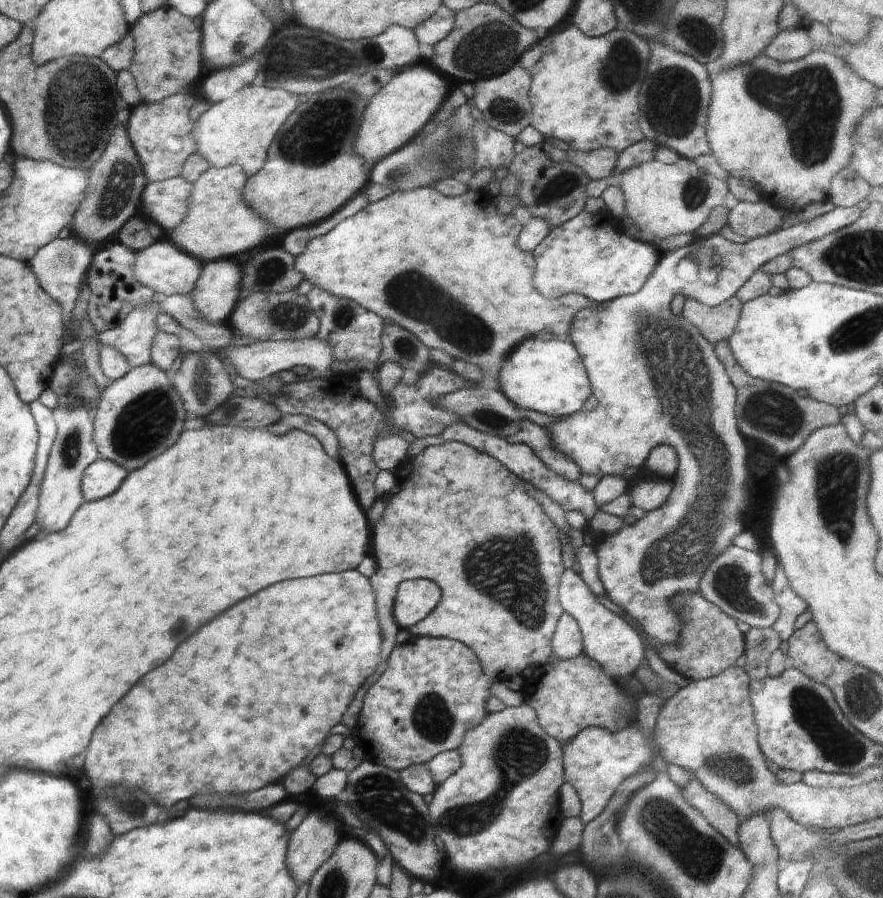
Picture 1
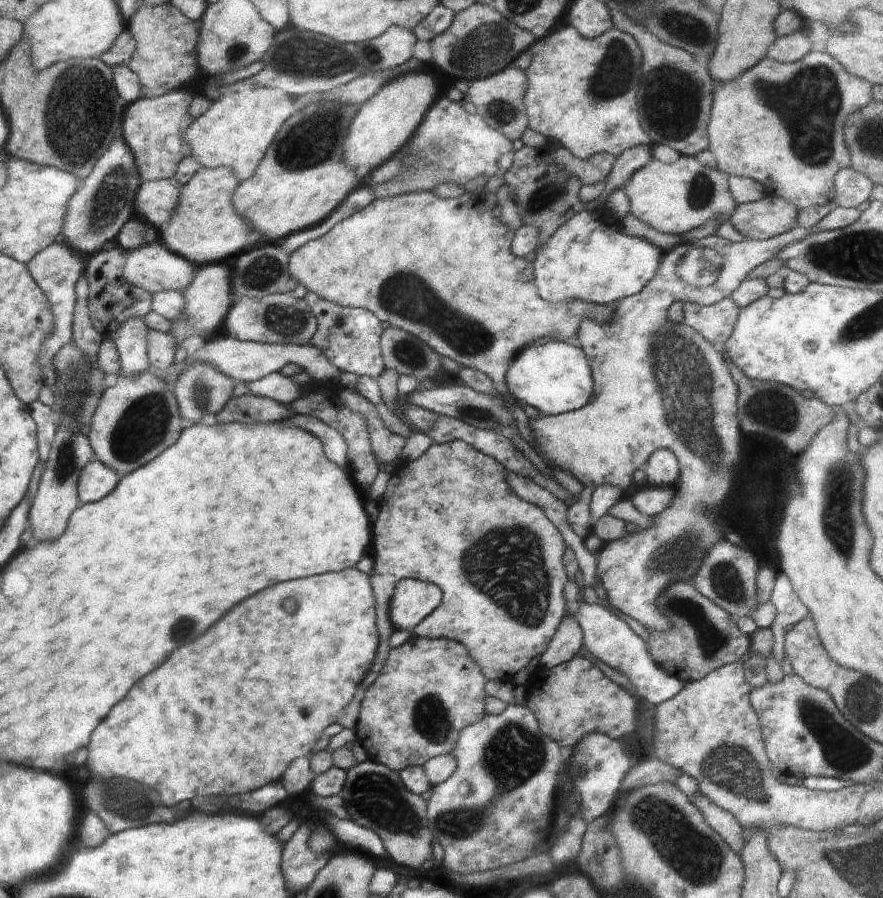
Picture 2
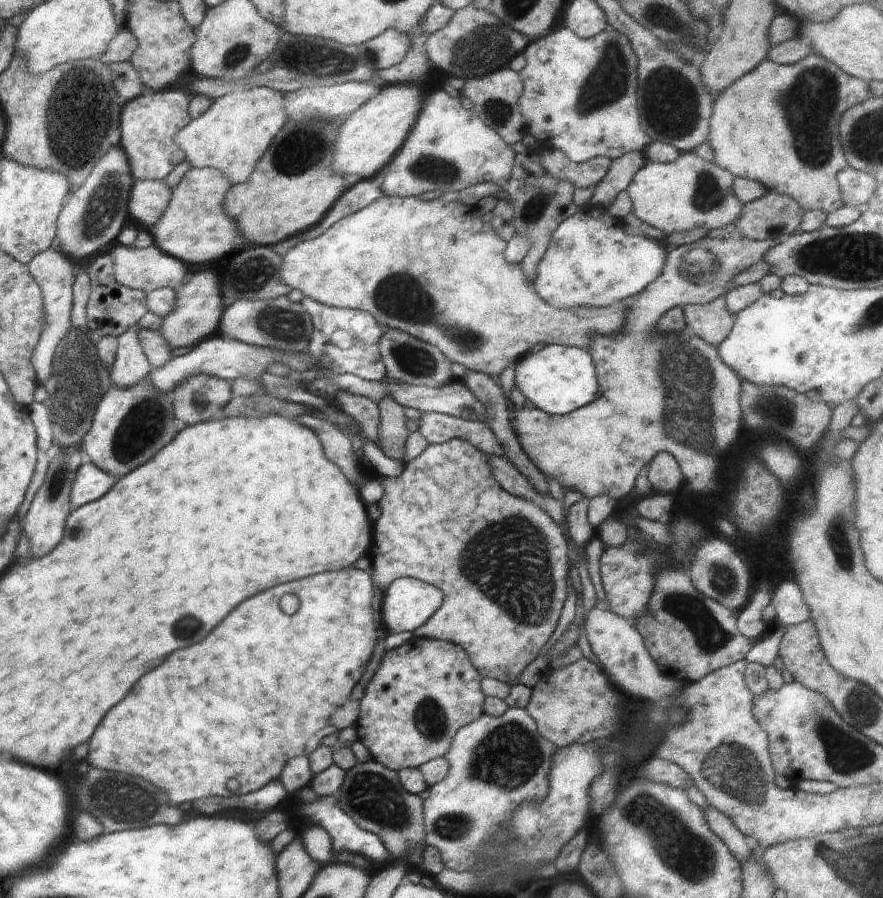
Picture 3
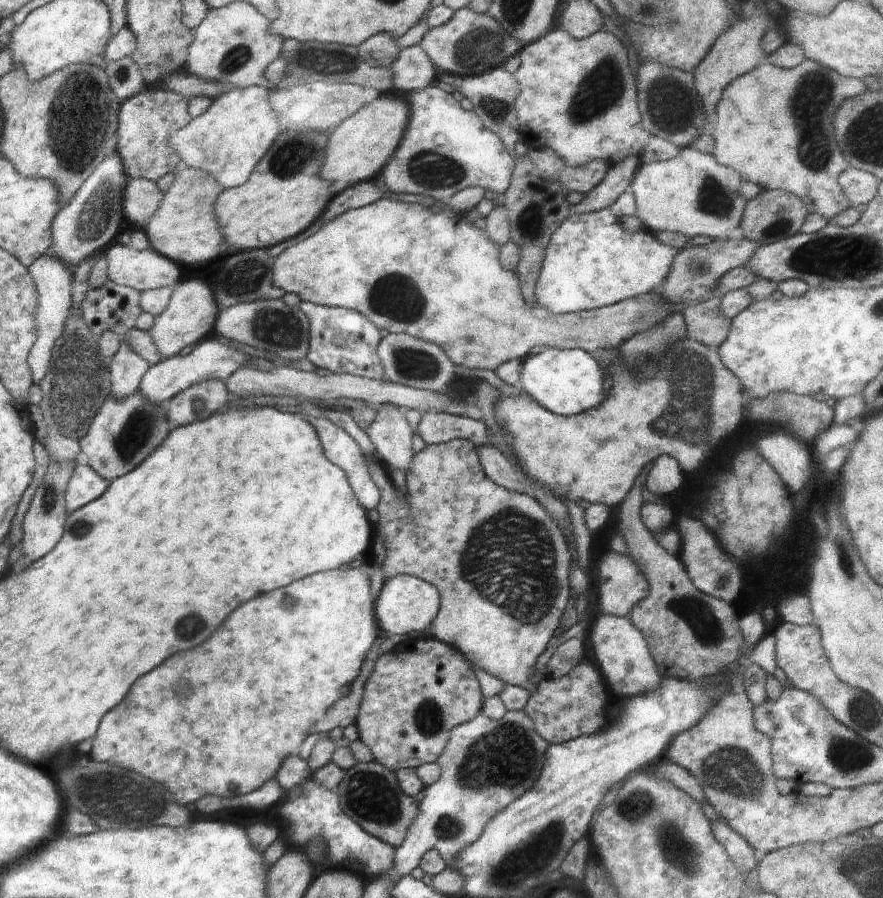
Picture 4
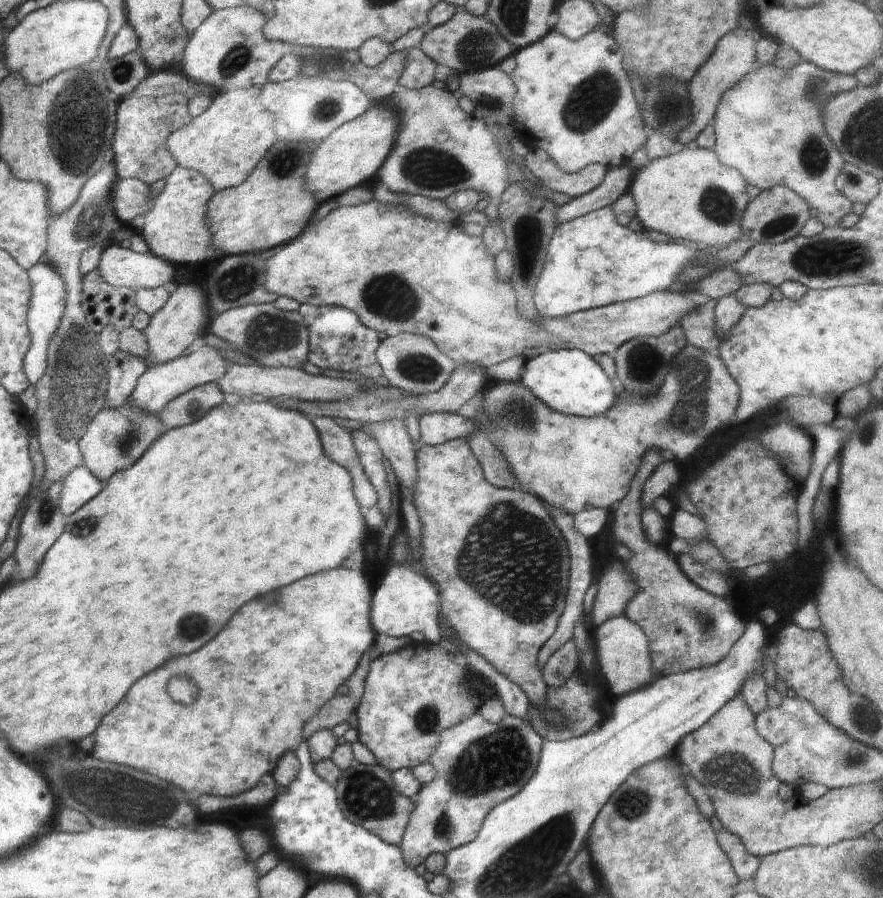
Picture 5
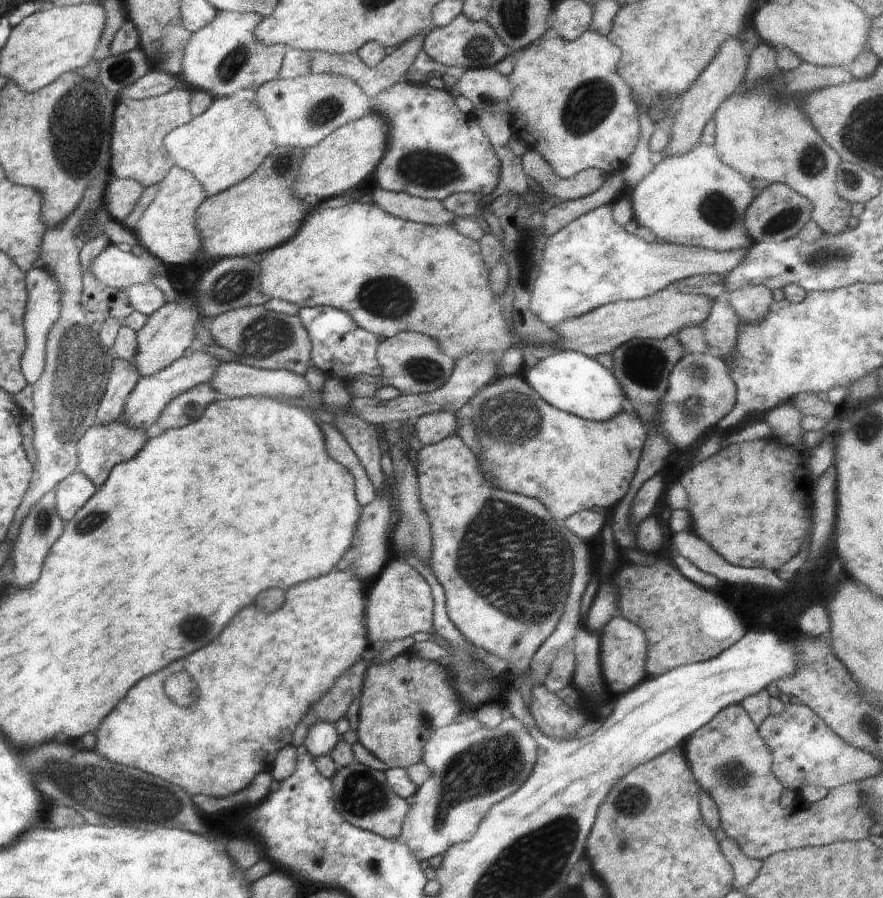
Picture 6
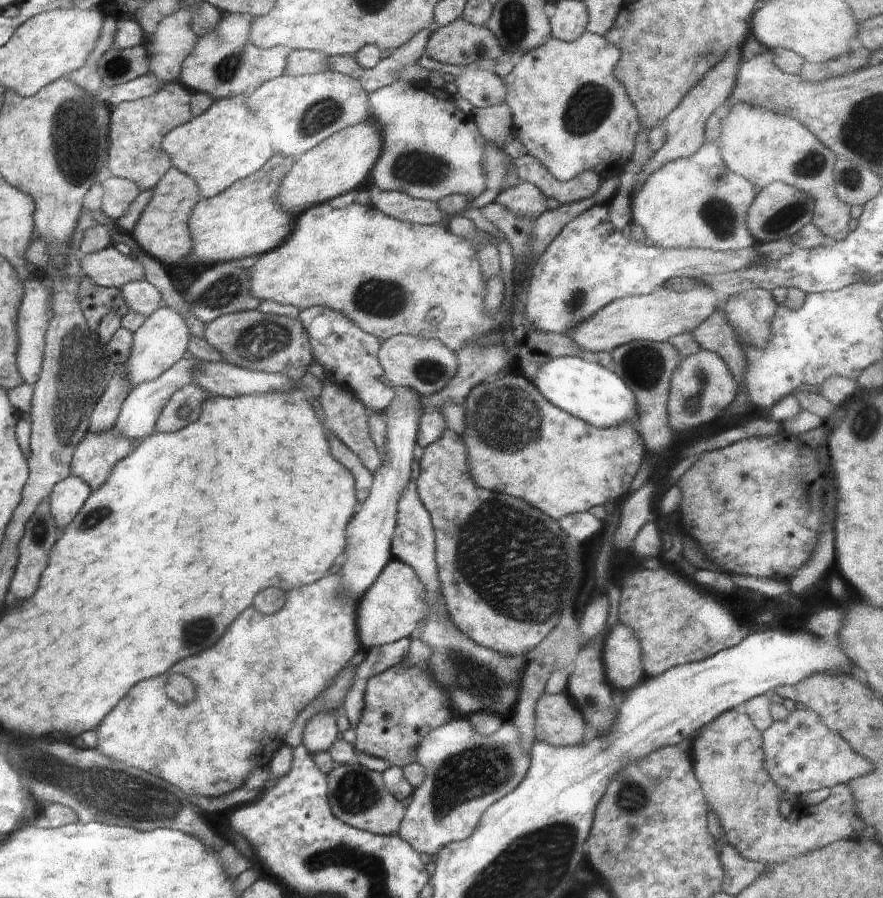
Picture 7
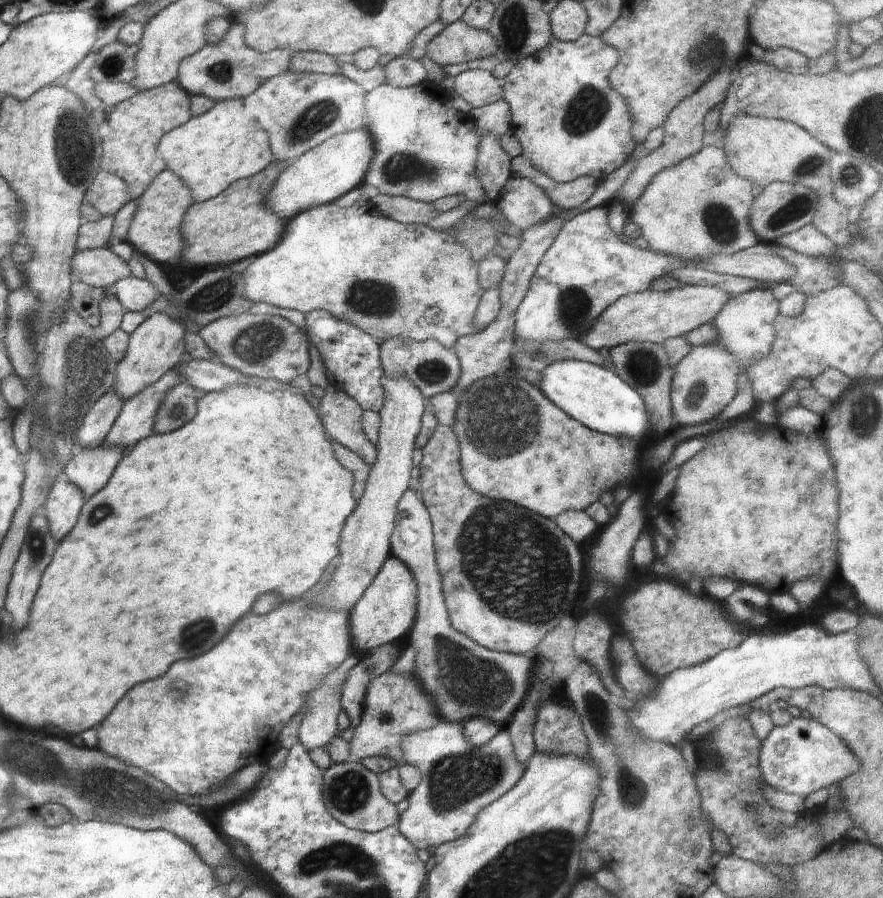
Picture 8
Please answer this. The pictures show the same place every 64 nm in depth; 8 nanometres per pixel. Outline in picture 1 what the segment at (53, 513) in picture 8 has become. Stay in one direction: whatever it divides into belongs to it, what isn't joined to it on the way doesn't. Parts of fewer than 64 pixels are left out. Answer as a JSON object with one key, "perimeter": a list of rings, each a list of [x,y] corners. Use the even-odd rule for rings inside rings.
{"perimeter":[[[100,456],[83,475],[82,487],[85,502],[106,499],[120,488],[127,478],[127,468]]]}

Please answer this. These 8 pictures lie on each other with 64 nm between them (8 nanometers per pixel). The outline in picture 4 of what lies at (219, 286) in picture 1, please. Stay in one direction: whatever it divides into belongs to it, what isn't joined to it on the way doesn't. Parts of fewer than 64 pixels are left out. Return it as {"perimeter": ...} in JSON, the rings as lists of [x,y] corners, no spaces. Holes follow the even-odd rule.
{"perimeter":[[[188,280],[172,289],[166,308],[155,317],[154,326],[148,331],[163,358],[176,355],[186,346],[195,346],[214,334],[215,322],[220,312],[211,284],[204,280]]]}

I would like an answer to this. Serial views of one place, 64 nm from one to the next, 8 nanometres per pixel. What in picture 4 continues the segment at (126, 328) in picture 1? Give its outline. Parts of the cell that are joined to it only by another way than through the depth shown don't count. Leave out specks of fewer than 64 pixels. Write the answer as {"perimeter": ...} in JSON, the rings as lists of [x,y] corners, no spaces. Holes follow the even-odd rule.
{"perimeter":[[[121,343],[116,354],[108,361],[110,395],[121,399],[134,394],[139,390],[140,381],[150,365],[128,343]]]}

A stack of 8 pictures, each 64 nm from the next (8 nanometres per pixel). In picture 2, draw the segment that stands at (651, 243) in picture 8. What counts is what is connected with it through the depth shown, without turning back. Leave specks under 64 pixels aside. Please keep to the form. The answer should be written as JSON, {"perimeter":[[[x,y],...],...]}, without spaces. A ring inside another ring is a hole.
{"perimeter":[[[681,155],[673,163],[663,163],[658,159],[652,158],[646,166],[632,173],[627,183],[623,184],[622,190],[628,197],[630,213],[638,217],[638,220],[645,222],[658,232],[683,235],[685,232],[692,231],[701,224],[707,223],[710,219],[723,217],[724,215],[729,218],[731,212],[735,211],[737,203],[730,193],[728,177],[729,175],[722,171],[700,165],[696,157]]]}

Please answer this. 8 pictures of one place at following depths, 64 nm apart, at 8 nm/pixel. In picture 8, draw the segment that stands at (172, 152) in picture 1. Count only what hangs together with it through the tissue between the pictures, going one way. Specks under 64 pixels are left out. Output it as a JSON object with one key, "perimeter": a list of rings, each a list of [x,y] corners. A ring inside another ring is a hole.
{"perimeter":[[[168,82],[140,91],[126,102],[120,102],[116,110],[110,114],[102,131],[103,140],[103,171],[113,173],[128,184],[128,202],[138,199],[146,186],[166,169],[164,160],[160,160],[156,146],[172,128],[188,122],[188,106],[190,95],[177,82]]]}

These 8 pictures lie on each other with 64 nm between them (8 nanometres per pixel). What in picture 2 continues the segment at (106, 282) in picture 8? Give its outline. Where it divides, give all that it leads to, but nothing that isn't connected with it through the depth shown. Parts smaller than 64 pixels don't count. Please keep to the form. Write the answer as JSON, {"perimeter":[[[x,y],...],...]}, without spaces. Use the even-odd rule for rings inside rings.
{"perimeter":[[[161,240],[145,243],[137,249],[124,252],[126,255],[123,264],[124,278],[131,285],[147,290],[153,295],[162,291],[182,292],[193,281],[198,268],[194,261],[172,252]]]}

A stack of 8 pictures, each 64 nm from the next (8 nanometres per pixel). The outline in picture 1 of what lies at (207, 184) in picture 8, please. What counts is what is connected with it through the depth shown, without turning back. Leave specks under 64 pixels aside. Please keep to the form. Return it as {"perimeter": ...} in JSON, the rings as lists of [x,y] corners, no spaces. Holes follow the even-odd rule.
{"perimeter":[[[253,85],[211,104],[194,122],[198,152],[216,168],[237,165],[246,176],[256,174],[266,162],[276,133],[300,104],[300,97],[282,88]]]}

